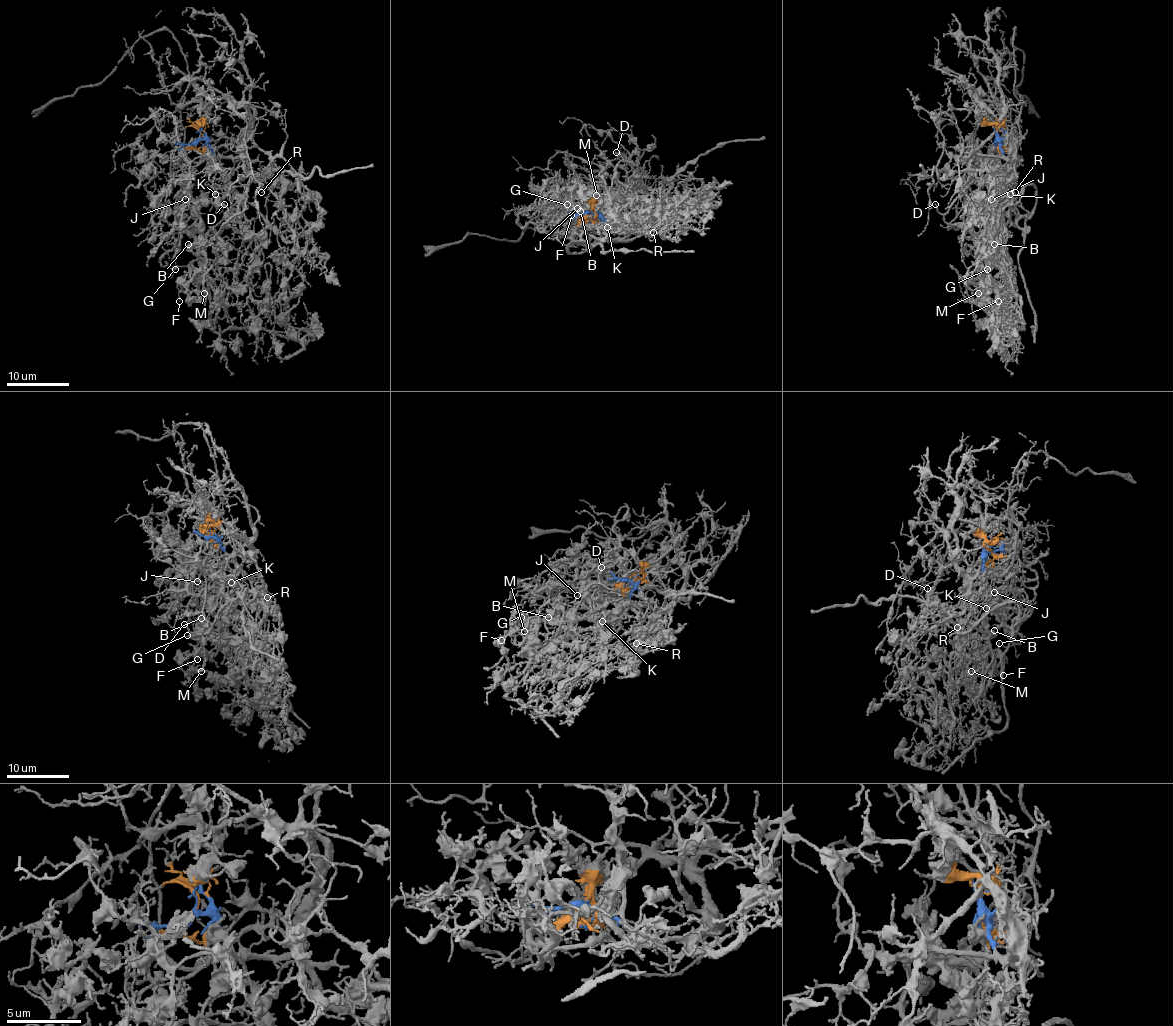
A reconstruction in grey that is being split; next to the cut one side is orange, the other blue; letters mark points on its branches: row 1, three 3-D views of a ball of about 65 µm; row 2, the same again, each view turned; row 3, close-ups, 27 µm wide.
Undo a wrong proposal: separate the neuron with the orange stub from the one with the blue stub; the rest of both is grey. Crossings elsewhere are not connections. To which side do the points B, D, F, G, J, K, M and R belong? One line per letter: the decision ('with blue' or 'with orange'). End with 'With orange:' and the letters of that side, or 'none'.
B: with orange
D: with blue
F: with orange
G: with orange
J: with orange
K: with orange
M: with orange
R: with blue
With orange: B, F, G, J, K, M

